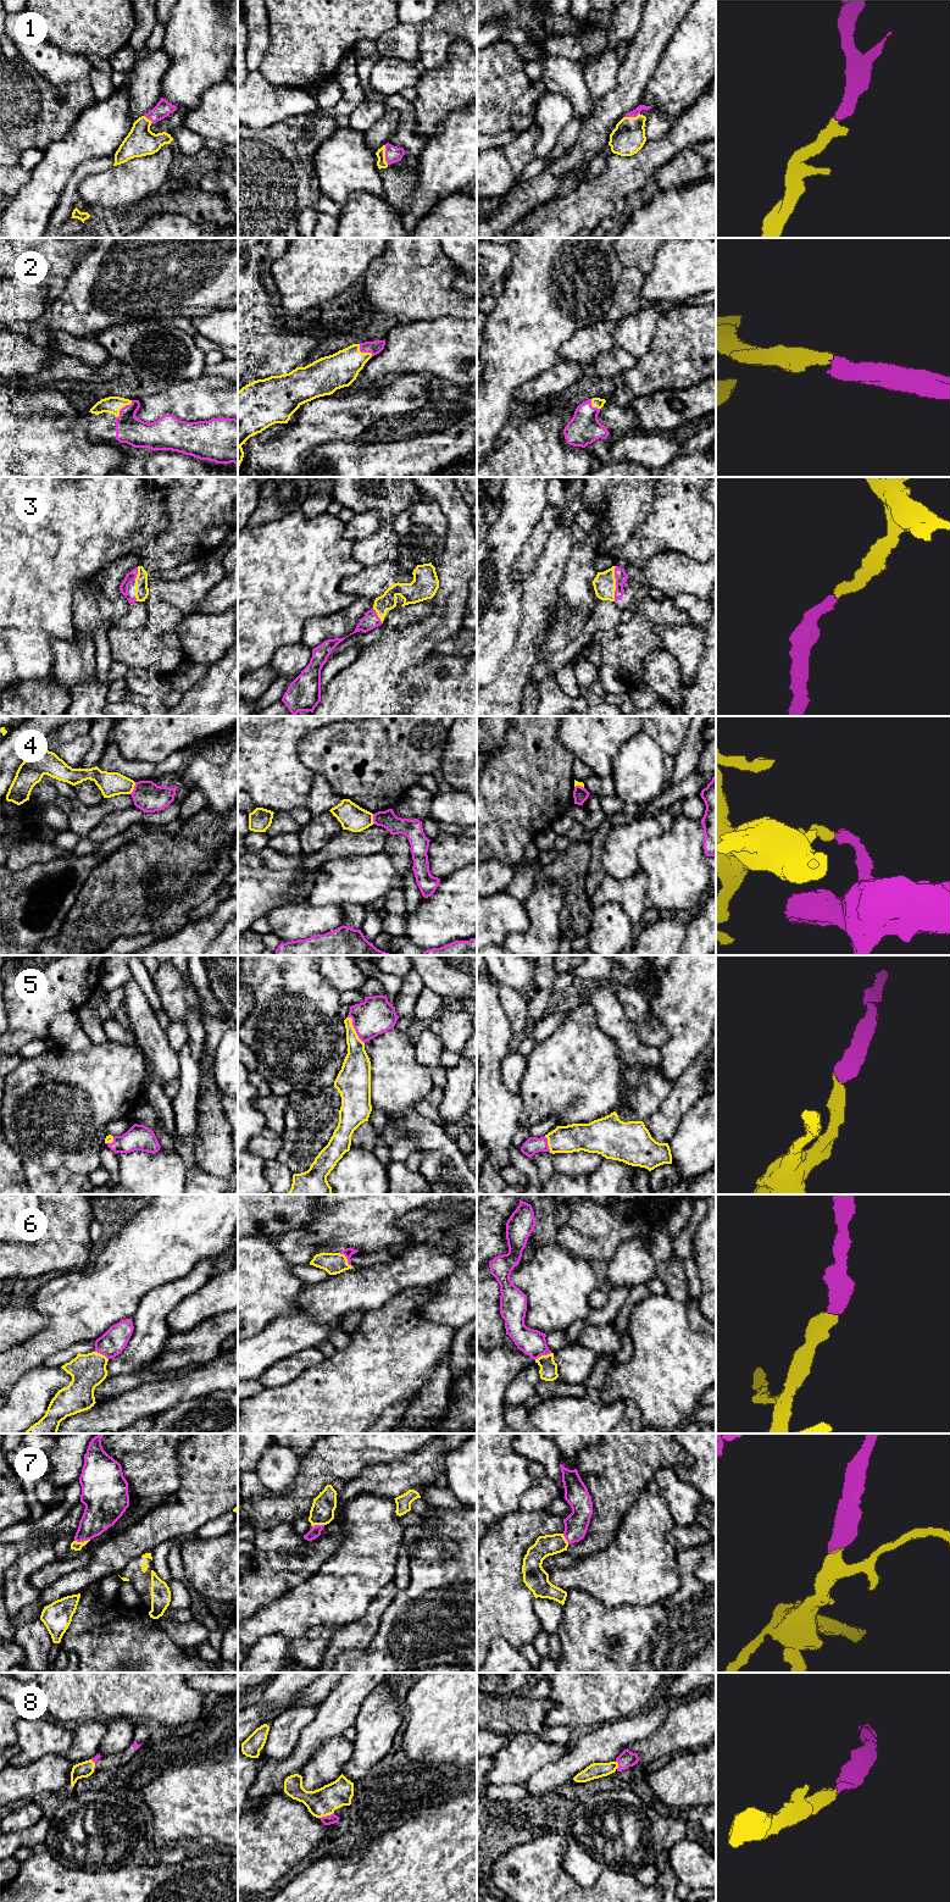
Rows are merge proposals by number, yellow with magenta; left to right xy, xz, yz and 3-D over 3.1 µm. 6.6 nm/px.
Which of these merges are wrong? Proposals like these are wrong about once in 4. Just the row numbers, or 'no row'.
4

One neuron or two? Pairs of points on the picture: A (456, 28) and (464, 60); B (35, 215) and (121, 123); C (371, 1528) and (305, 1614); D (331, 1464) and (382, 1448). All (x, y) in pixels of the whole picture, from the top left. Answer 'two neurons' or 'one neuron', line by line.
A: two neurons
B: one neuron
C: one neuron
D: one neuron

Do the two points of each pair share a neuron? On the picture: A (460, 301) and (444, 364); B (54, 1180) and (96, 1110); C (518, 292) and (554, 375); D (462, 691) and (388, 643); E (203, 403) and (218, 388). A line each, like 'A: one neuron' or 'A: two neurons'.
A: two neurons
B: one neuron
C: two neurons
D: two neurons
E: one neuron

